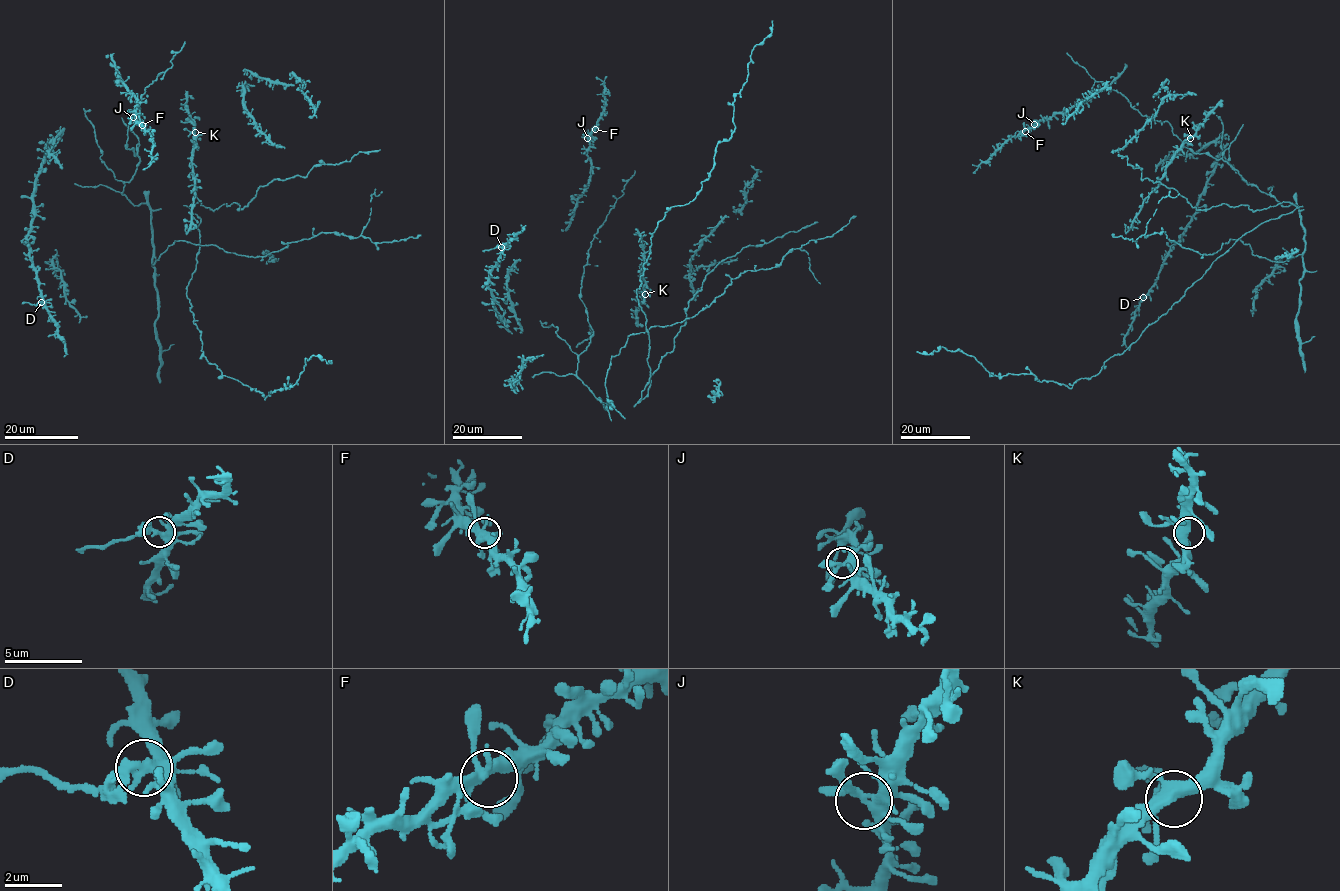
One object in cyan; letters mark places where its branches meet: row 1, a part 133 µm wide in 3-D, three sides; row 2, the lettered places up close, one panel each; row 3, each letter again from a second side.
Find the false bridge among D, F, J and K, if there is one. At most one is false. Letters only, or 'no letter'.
D

